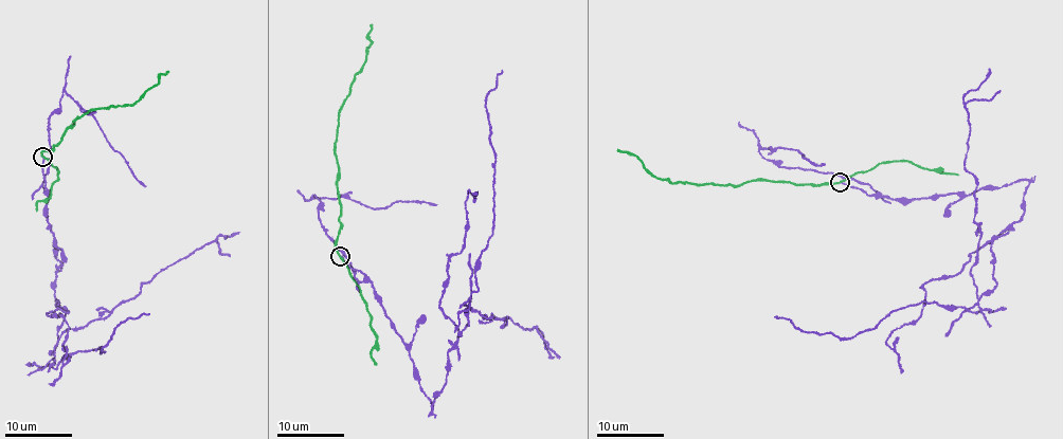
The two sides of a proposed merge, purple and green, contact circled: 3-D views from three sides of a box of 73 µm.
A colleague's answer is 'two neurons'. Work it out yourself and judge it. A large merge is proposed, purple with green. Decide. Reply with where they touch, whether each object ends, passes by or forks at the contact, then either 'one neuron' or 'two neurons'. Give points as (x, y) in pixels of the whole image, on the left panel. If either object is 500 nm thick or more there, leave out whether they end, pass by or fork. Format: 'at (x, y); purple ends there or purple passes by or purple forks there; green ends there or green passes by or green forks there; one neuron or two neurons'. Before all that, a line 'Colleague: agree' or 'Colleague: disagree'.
Colleague: agree
at (42, 157); purple ends there; green passes by; two neurons

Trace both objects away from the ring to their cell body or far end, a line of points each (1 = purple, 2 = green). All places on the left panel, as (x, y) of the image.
1: (43, 157), (66, 316), (52, 367), (105, 351), (122, 321), (149, 313)
2: (43, 157), (42, 153), (56, 145), (73, 121), (92, 109), (132, 105), (168, 70)

